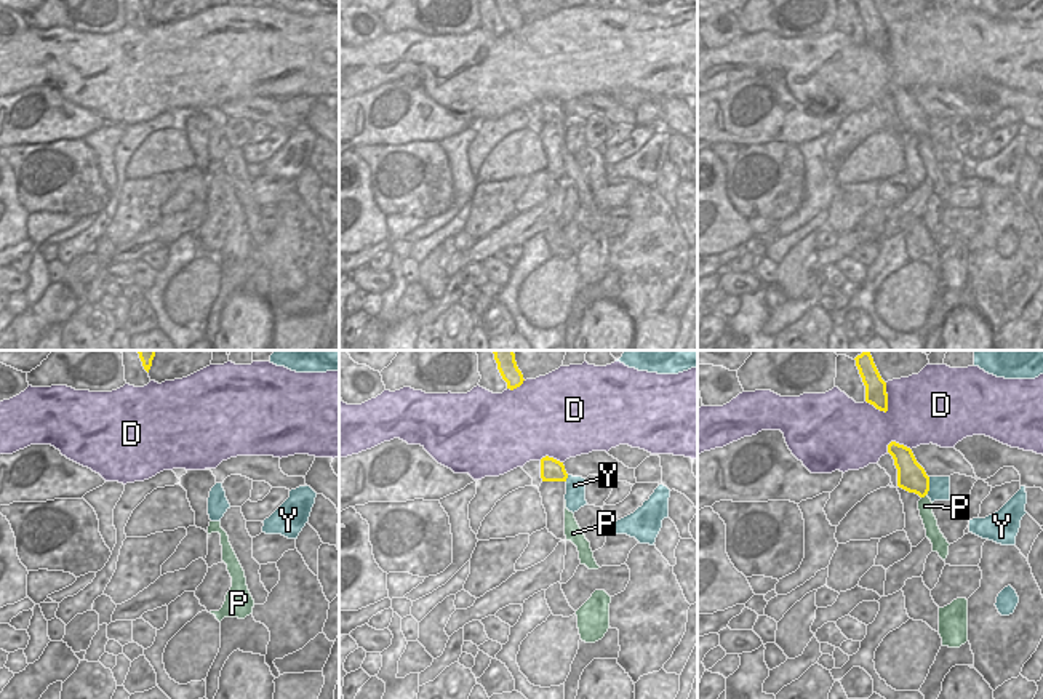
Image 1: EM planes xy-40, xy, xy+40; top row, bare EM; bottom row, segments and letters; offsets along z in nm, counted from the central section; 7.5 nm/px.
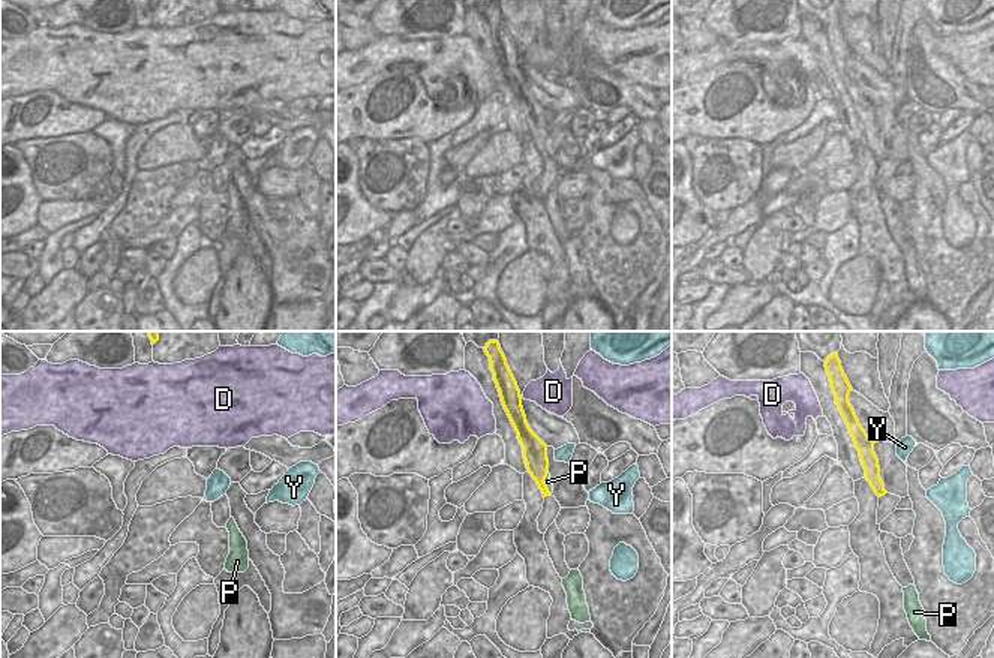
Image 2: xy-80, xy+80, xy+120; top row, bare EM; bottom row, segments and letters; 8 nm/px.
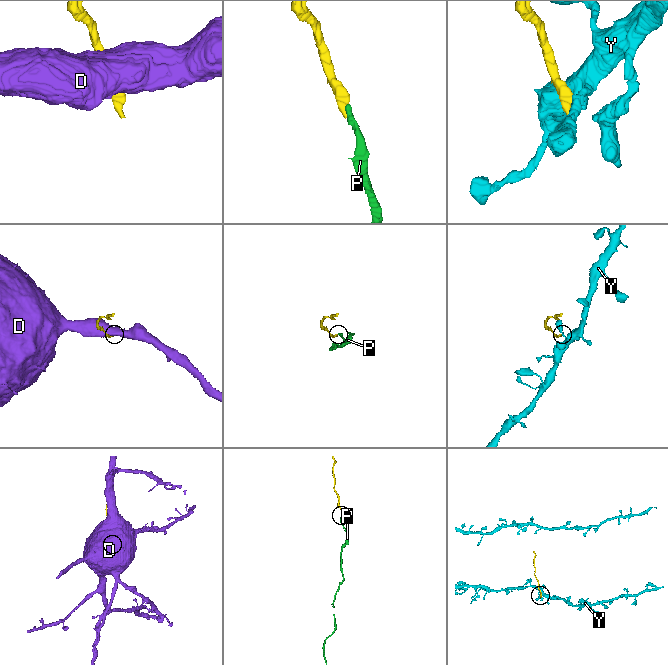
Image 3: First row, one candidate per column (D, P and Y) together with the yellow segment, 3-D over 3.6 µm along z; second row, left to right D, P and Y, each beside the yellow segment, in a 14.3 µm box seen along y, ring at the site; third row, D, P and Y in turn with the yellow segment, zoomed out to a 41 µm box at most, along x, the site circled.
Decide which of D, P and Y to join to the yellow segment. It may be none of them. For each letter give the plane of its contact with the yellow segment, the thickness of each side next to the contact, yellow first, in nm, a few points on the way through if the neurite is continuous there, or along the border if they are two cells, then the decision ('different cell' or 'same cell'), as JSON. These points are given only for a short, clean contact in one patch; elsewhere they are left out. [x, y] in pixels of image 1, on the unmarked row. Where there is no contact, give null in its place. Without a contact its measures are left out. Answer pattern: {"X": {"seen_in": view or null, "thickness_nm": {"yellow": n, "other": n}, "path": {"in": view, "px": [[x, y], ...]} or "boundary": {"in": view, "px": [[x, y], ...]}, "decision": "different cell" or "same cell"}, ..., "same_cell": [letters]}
{"D": {"seen_in": "xy+40", "thickness_nm": {"yellow": 170, "other": 480}, "decision": "different cell"}, "P": {"seen_in": "xy+40", "thickness_nm": {"yellow": 220, "other": 120}, "path": {"in": "xy+40", "px": [[911, 117], [920, 127], [923, 138], [925, 147]]}, "decision": "same cell"}, "Y": {"seen_in": "xy+40", "thickness_nm": {"yellow": 220, "other": 170}, "boundary": {"in": "xy+40", "px": [[930, 119], [930, 131], [925, 136]]}, "decision": "different cell"}, "same_cell": ["P"]}

